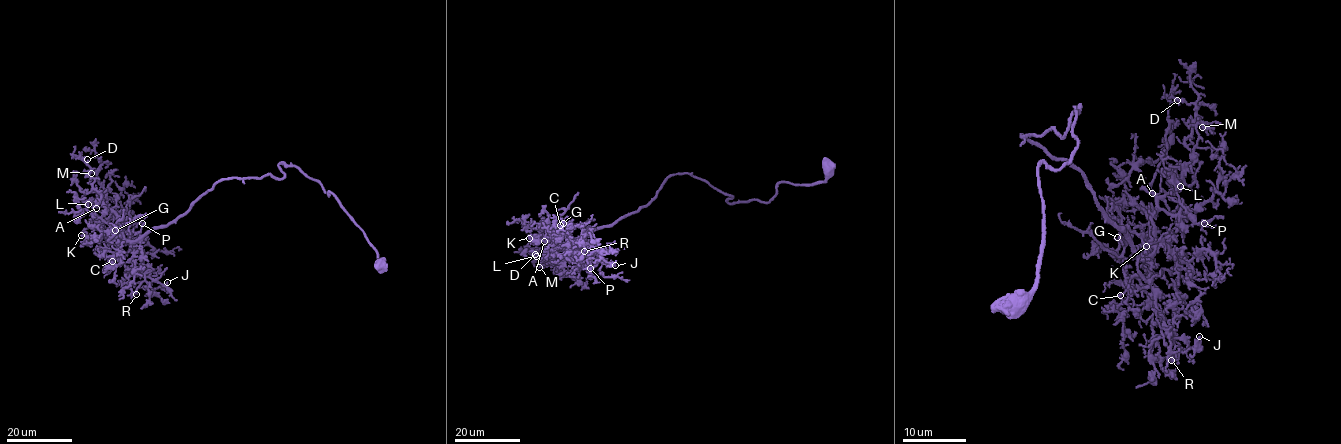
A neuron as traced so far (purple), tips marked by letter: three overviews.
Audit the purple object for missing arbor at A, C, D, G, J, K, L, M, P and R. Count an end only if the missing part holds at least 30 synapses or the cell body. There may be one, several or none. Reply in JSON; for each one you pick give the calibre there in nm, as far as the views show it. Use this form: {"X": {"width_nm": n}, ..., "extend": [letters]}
{"A": {"width_nm": 200}, "extend": ["A"]}

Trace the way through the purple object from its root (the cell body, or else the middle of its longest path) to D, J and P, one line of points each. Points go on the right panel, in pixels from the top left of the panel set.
D: (1013, 303), (1037, 276), (1038, 166), (1070, 158), (1078, 104), (1062, 136), (1021, 134), (1149, 256), (1177, 100)
J: (1013, 303), (1078, 104), (1062, 136), (1021, 134), (1125, 234), (1165, 344), (1199, 336)
P: (1013, 303), (1078, 104), (1062, 136), (1021, 134), (1141, 256), (1160, 210), (1204, 223)

